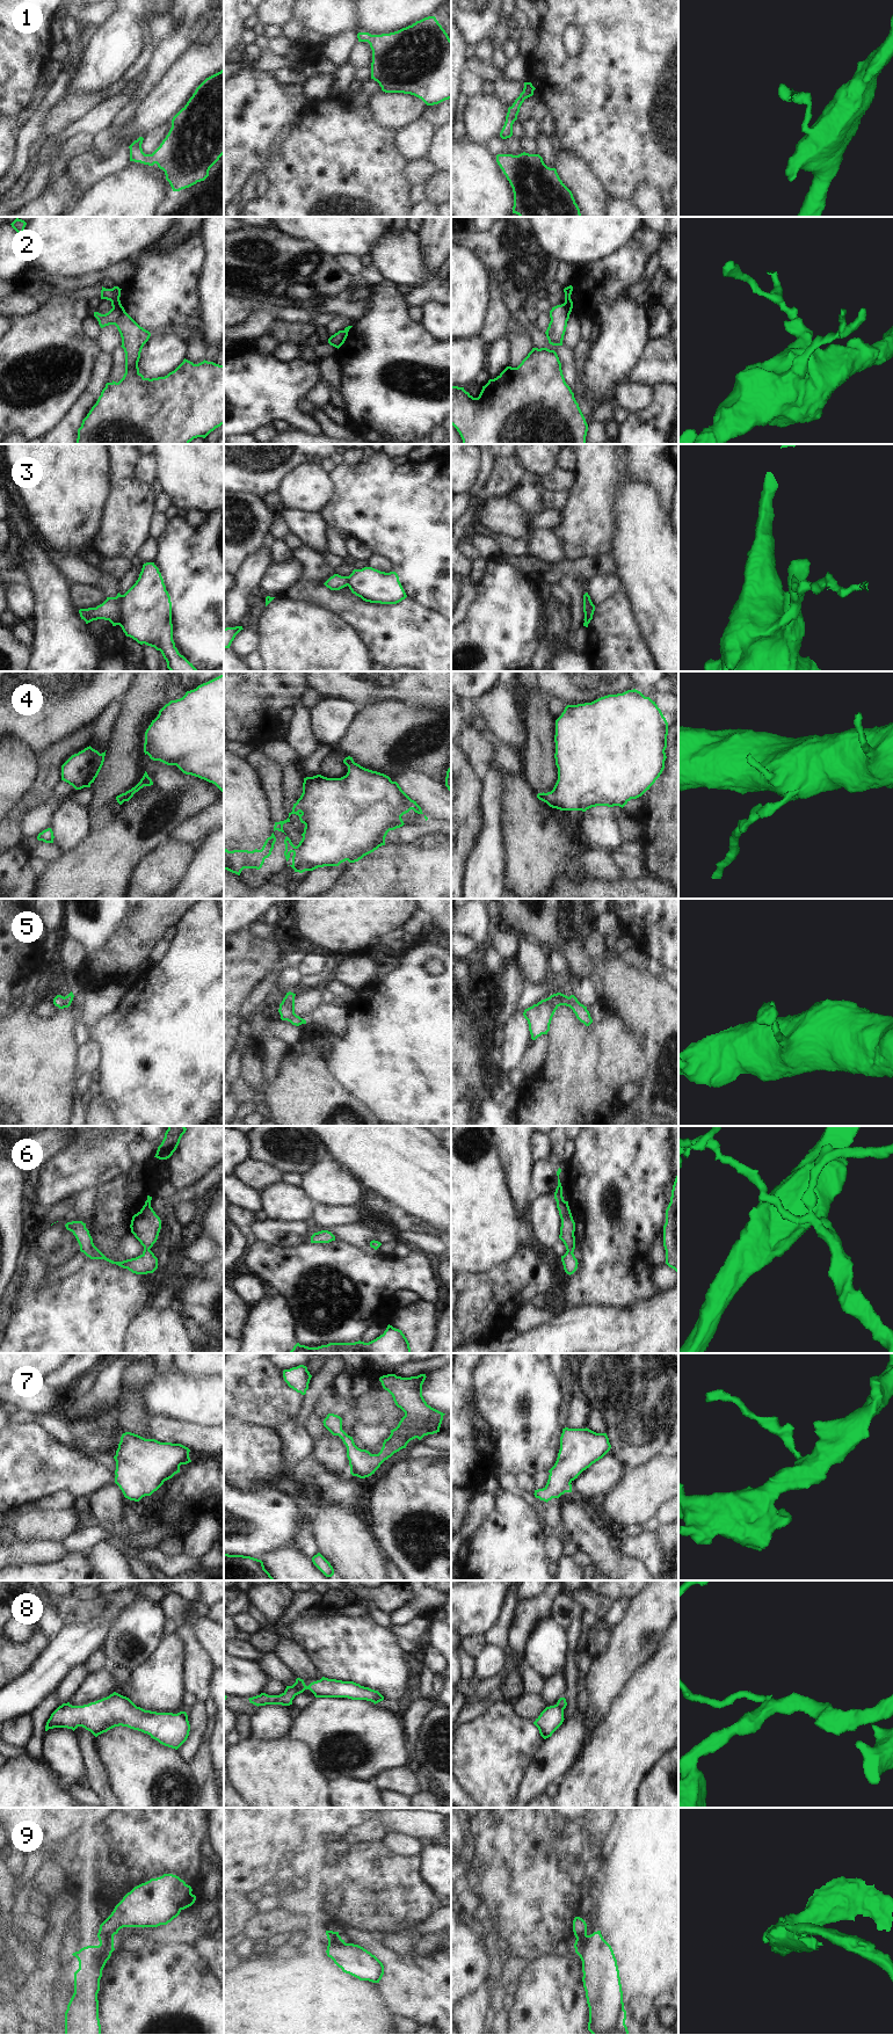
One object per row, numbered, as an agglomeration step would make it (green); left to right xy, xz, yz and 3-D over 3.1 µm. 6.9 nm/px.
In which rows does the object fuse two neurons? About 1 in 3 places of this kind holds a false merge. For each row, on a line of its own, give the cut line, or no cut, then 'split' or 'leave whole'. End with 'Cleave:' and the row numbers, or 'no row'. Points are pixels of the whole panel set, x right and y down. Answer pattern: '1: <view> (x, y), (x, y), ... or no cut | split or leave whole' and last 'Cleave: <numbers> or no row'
1: no cut | leave whole
2: yz (564, 303), (571, 310) | split
3: xy (122, 595), (120, 603), (121, 622), (118, 624) | split
4: no cut | leave whole
5: xy (64, 997), (65, 1007) | split
6: no cut | leave whole
7: no cut | leave whole
8: xz (292, 1685), (306, 1688) | split
9: xy (113, 1939), (100, 1941) | split
Cleave: 2, 3, 5, 8, 9

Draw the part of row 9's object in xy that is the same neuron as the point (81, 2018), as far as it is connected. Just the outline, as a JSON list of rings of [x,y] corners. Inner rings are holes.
[[[111,1940],[72,1954],[79,1961],[79,1969],[74,1972],[74,1993],[65,2012],[65,2035],[101,2035],[97,1993],[102,1970],[114,1950]]]

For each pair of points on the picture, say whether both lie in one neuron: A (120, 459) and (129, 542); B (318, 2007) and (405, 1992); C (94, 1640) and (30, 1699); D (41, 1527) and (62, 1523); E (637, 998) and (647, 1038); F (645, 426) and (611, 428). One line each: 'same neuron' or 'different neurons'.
A: same neuron
B: different neurons
C: same neuron
D: same neuron
E: same neuron
F: different neurons

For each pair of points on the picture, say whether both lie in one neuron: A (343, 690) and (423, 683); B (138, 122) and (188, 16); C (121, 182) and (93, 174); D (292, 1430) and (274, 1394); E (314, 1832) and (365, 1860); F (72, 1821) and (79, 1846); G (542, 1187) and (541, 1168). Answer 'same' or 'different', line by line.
A: same
B: different
C: different
D: different
E: different
F: different
G: same

